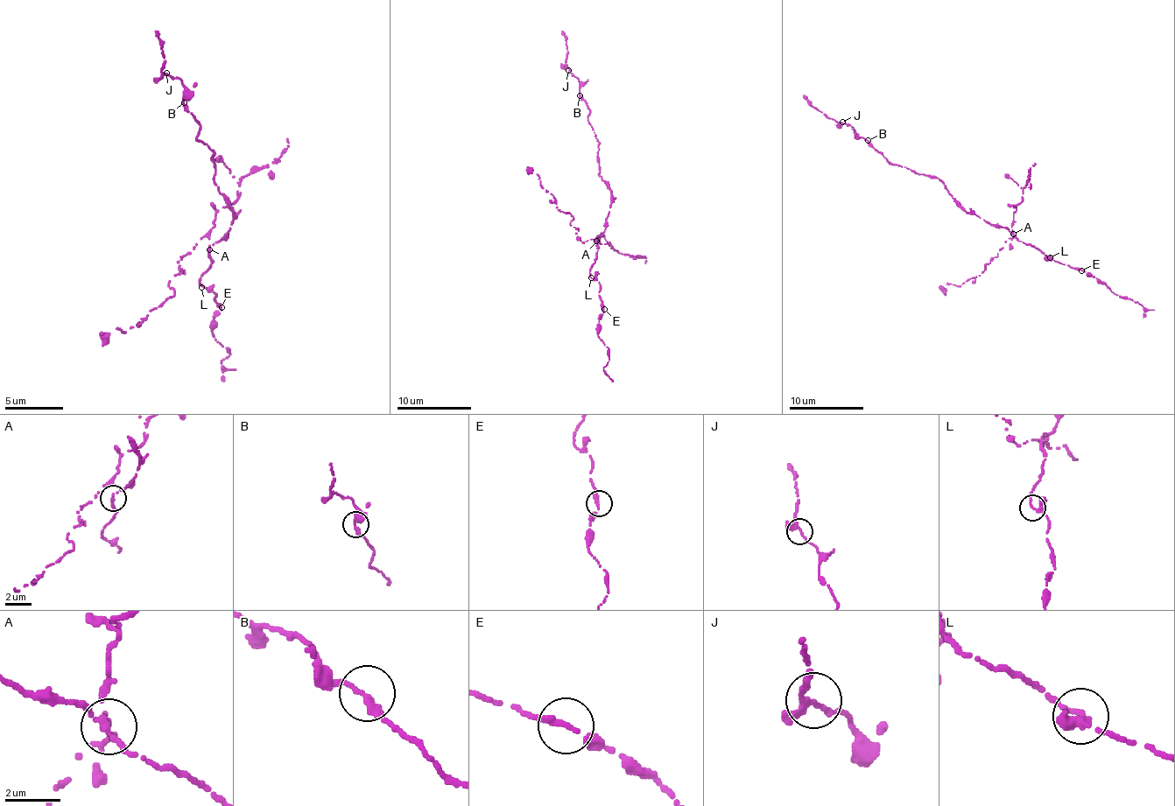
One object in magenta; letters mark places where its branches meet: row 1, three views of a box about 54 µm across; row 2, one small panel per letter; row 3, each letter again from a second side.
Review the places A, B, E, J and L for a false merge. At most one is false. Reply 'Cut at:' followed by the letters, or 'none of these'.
Cut at: A

